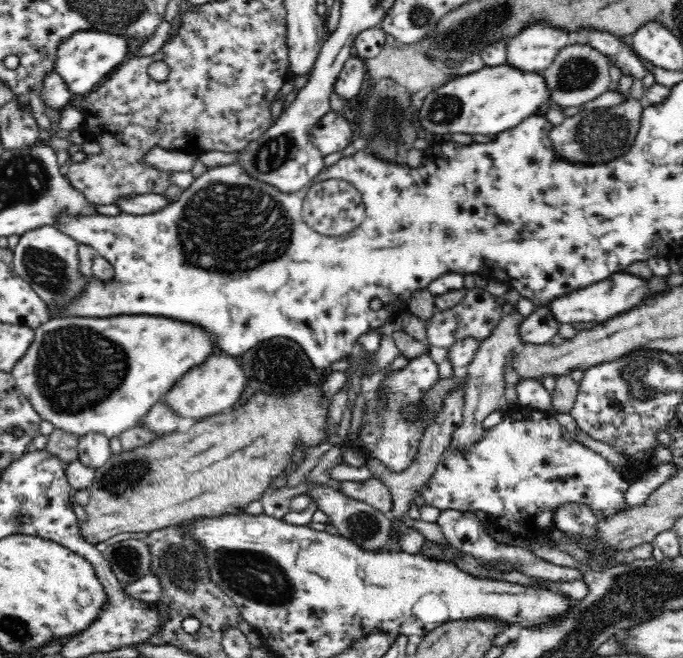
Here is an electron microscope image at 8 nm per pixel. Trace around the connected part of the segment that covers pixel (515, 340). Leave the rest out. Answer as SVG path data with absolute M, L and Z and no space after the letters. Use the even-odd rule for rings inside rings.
M515 310L496 324L496 328L492 334L483 340L478 347L474 360L468 364L468 377L465 384L465 402L463 406L463 419L451 436L451 446L459 448L459 450L468 450L470 446L474 446L483 437L485 429L482 427L482 421L494 410L498 408L500 398L504 396L506 390L504 381L504 366L506 364L506 356L511 350L518 350L523 346L521 336L518 334L519 326L524 317Z

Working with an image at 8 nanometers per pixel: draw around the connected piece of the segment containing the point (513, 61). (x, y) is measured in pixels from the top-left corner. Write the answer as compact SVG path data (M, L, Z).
M534 22L507 42L507 63L525 73L542 73L554 62L560 50L572 43L572 38L564 30L556 30L546 22Z

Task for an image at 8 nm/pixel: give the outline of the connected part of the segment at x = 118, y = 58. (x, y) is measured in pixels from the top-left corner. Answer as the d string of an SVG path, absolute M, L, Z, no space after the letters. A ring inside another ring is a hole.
M81 31L66 38L56 50L54 70L62 77L64 84L74 96L90 93L103 83L128 56L128 40L106 31Z

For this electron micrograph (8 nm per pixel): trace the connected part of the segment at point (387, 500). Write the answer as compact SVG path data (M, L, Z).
M370 477L364 481L342 481L341 489L338 491L384 514L389 515L393 508L390 489L376 477Z

